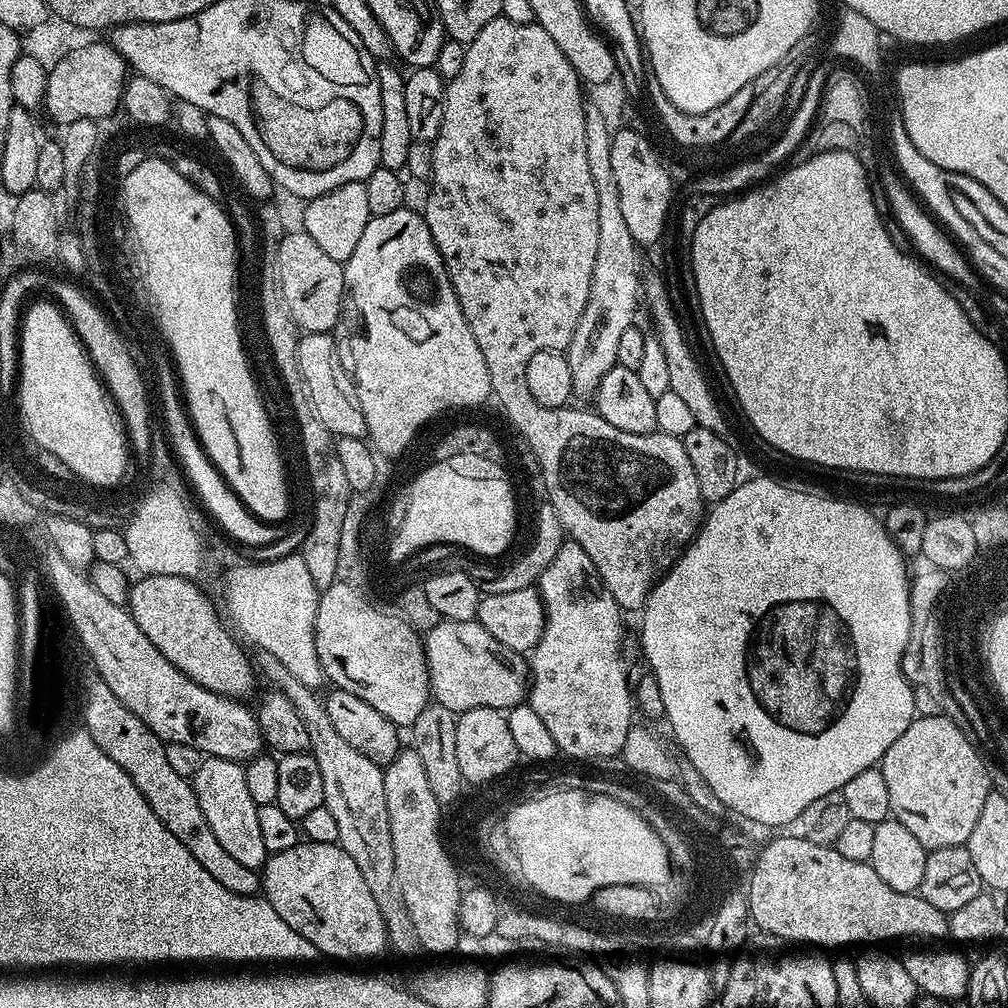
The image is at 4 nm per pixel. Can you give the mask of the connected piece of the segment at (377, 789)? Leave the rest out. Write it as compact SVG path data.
M257 651L255 655L255 667L259 671L260 668L264 671L264 676L272 683L269 685L273 689L286 694L286 698L290 698L290 702L294 702L294 708L298 710L298 714L302 714L302 722L306 722L306 730L310 733L308 751L311 752L314 762L318 762L318 770L322 774L323 807L328 808L330 814L334 814L338 826L340 847L346 850L346 854L350 854L350 858L354 858L358 871L362 873L362 879L366 881L366 886L370 886L370 894L374 894L374 902L382 914L384 923L389 926L407 925L408 907L402 902L402 894L394 870L394 838L390 838L390 814L386 810L384 768L374 763L370 758L366 758L366 754L358 754L358 750L354 750L354 746L350 746L341 738L338 729L330 722L330 714L326 714L321 697L319 695L316 697L317 693L313 689L302 686L302 682L298 682L298 678L294 678L294 674L290 674L290 670L286 670L286 666L282 666L282 662L278 662L278 658L274 658L274 654Z

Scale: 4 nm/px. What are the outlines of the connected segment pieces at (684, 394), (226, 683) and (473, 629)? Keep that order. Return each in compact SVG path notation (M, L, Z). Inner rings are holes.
M645 275L642 280L642 304L648 307L648 316L652 319L652 328L654 338L662 346L666 363L668 366L668 376L670 377L670 386L668 391L679 394L688 404L689 410L694 413L694 422L696 427L714 430L723 433L724 412L720 409L720 404L716 401L716 396L712 393L712 388L708 385L708 376L700 369L700 360L696 357L694 349L688 345L688 340L684 337L684 328L680 325L680 320L676 317L676 312L672 309L672 300L668 297L668 288L665 277Z
M144 574L139 579L131 585L126 605L138 622L138 630L194 682L223 696L244 698L252 688L253 661L228 633L229 625L220 621L211 598L196 585L197 581L170 574Z
M441 618L433 629L425 631L422 639L424 641L424 657L428 667L428 686L433 701L446 710L454 713L462 713L475 708L498 708L507 710L517 708L525 703L530 692L530 664L521 653L510 650L486 634L486 630L477 619L458 622L457 620L445 620Z

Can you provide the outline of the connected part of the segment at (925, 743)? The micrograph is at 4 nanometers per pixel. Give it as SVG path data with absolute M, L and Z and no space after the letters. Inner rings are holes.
M917 715L898 742L886 750L878 765L886 778L892 816L902 822L902 826L906 826L906 830L910 830L910 834L914 834L914 838L918 838L918 842L922 842L922 846L929 850L967 845L978 823L978 814L982 814L982 805L986 803L988 793L993 791L989 765L984 764L979 750L968 741L964 730L950 718Z

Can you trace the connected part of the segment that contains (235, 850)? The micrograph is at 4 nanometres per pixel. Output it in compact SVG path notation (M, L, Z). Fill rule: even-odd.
M209 756L201 759L196 773L190 778L194 794L198 794L198 806L202 806L202 814L206 814L206 822L210 822L210 830L222 842L222 847L242 866L263 869L264 861L270 853L263 842L261 827L258 824L258 805L250 798L250 790L246 787L244 764Z

